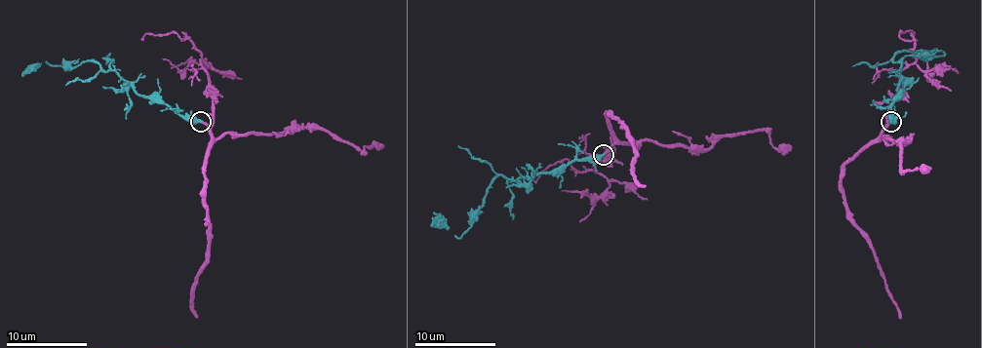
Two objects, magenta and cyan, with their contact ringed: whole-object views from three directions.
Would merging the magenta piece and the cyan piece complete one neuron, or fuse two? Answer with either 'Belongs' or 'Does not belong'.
Belongs

